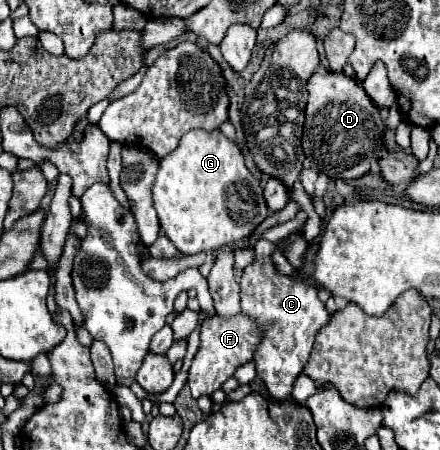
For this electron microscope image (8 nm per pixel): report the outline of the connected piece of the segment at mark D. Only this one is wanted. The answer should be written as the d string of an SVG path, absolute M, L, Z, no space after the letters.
M318 71L308 79L308 105L306 105L306 121L304 121L304 135L302 135L302 149L306 153L306 165L316 173L324 173L330 179L358 179L370 173L372 165L380 161L380 151L384 151L384 121L380 117L378 105L366 97L362 83L346 73L334 71Z

